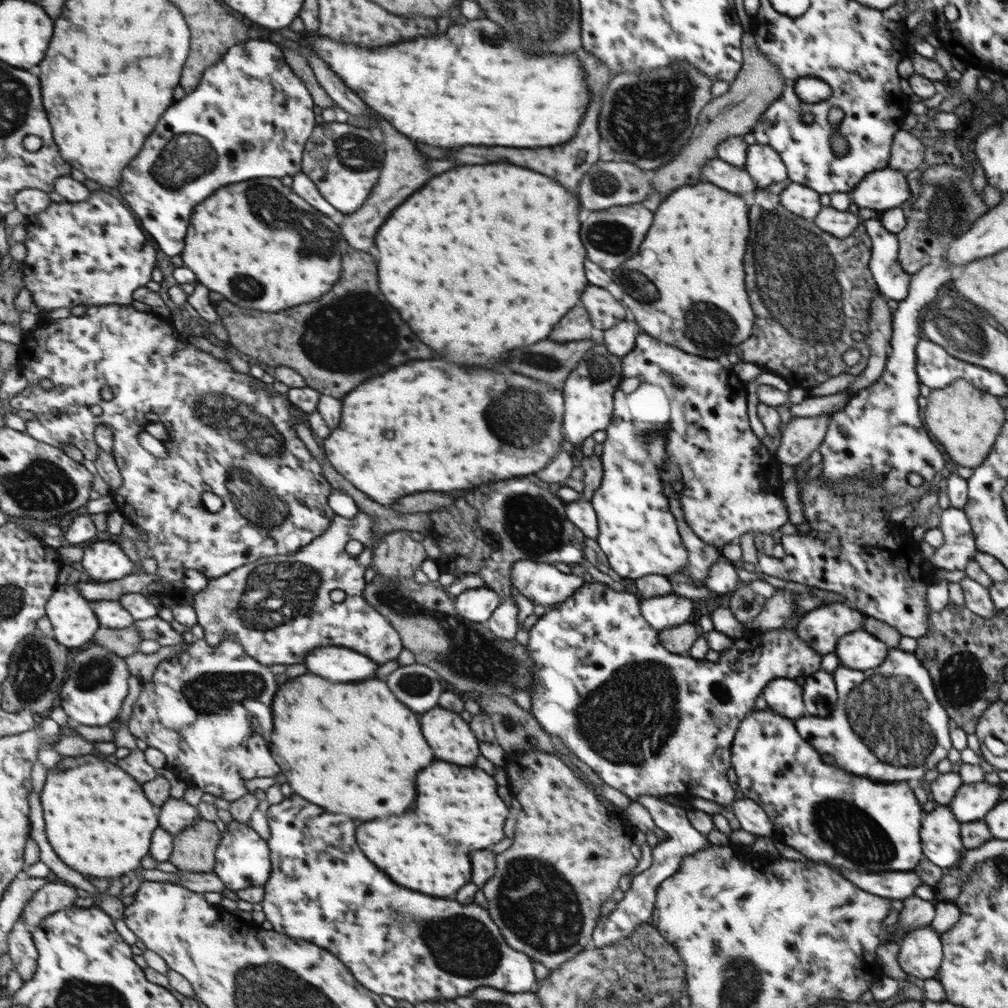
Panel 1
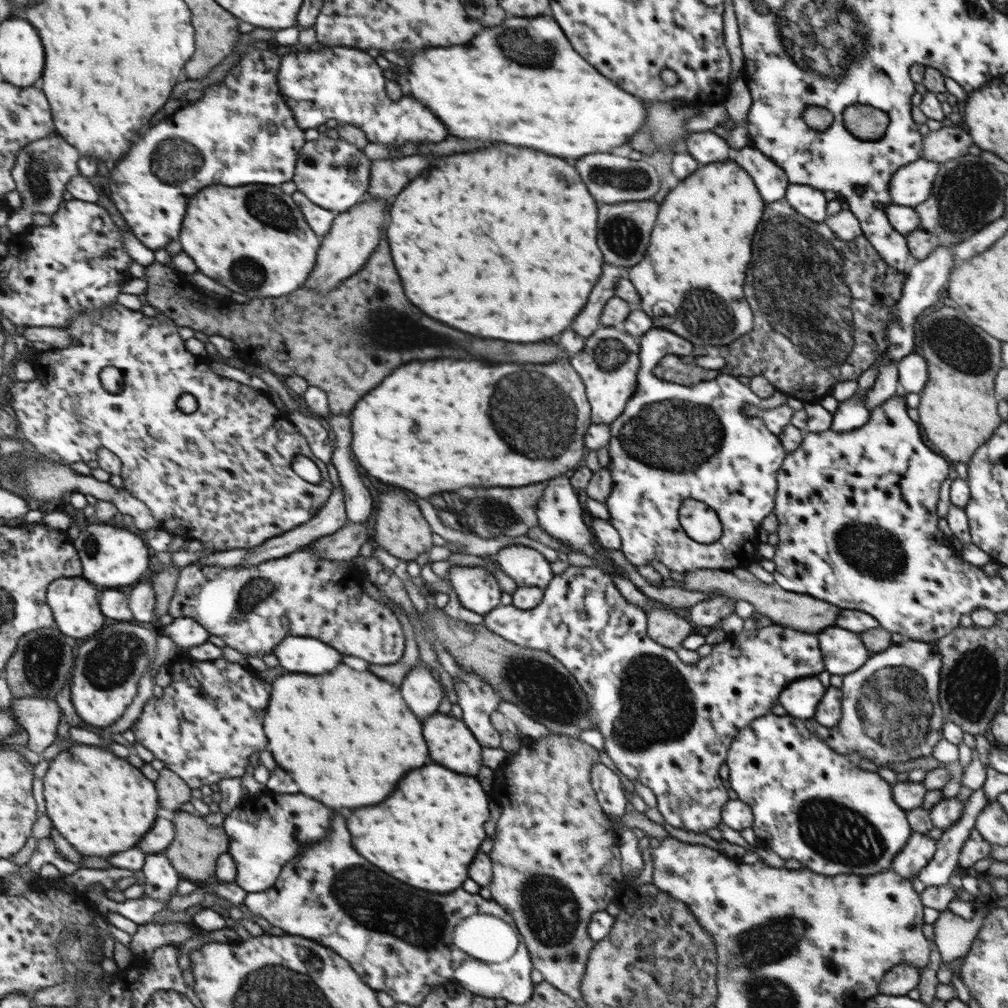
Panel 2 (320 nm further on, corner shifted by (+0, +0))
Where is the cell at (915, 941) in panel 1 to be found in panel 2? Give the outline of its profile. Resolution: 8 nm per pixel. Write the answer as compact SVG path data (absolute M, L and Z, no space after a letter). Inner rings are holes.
M898 964L892 967L880 980L878 993L887 996L905 996L917 988L921 968L912 964Z

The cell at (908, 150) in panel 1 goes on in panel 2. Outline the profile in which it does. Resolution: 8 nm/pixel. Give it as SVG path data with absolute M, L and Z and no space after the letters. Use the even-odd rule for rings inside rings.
M939 127L929 131L924 138L924 155L920 158L945 163L967 154L967 148L974 144L968 131L958 127Z

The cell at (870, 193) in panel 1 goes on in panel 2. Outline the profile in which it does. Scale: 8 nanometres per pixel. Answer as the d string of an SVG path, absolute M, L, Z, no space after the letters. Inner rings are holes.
M919 158L896 170L888 192L892 204L915 208L924 203L932 193L940 164L937 161Z

